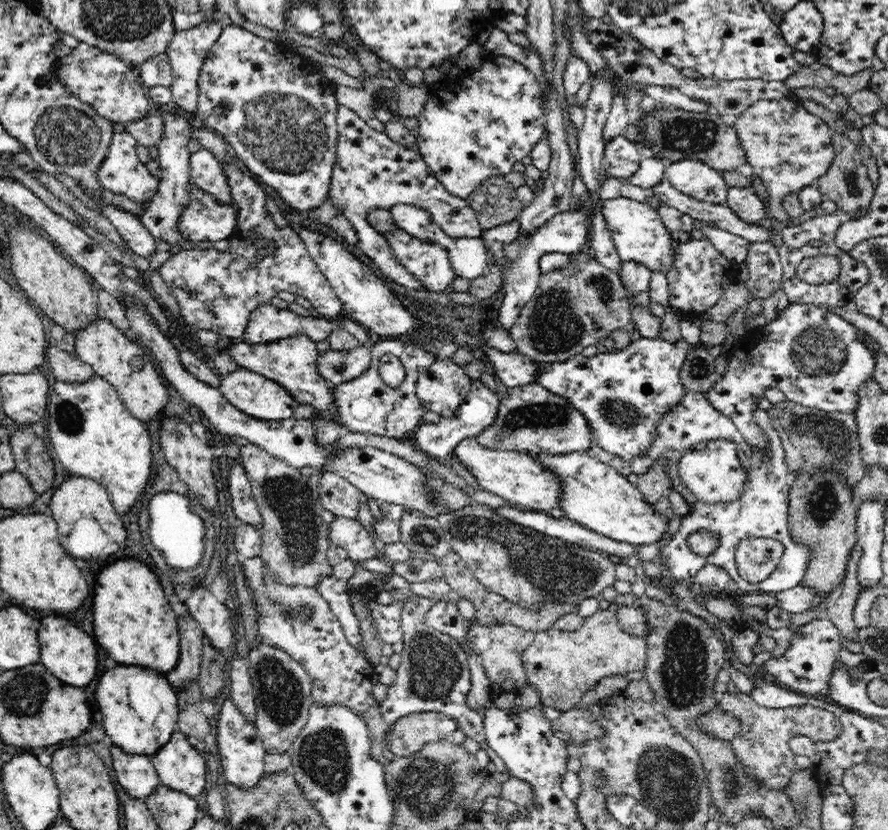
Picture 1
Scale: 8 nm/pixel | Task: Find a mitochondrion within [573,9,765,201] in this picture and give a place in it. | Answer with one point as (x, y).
(686, 134)

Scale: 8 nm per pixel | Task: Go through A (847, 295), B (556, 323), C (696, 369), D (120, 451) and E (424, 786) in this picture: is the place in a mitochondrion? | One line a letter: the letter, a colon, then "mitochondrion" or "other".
A: other
B: mitochondrion
C: mitochondrion
D: other
E: mitochondrion

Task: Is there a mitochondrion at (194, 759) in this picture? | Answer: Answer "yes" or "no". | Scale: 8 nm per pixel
no

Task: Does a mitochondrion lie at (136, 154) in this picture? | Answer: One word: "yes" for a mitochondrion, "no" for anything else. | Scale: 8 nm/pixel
no

